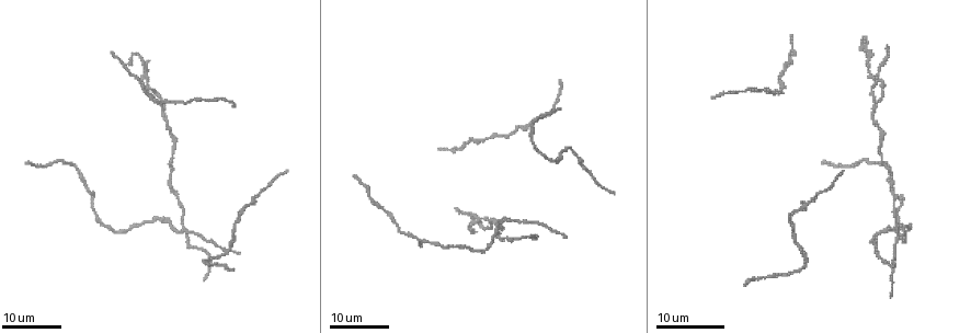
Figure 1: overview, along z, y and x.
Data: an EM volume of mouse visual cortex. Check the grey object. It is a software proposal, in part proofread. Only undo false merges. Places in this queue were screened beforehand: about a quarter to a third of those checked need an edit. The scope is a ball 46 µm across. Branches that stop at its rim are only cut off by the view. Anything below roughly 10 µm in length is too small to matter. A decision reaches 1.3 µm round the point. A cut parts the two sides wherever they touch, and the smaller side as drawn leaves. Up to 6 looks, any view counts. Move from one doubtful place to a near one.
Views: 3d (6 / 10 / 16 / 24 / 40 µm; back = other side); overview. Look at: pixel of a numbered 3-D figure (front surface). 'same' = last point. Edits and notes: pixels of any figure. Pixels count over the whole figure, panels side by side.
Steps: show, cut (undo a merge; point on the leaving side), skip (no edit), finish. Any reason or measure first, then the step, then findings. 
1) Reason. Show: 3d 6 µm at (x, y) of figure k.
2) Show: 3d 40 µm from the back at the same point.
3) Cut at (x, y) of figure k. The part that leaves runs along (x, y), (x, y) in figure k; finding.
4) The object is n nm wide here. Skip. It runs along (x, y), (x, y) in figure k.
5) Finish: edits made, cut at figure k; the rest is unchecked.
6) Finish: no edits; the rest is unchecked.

Sudden change in width. Show: 3d 16 µm at (873, 238) of figure 1.

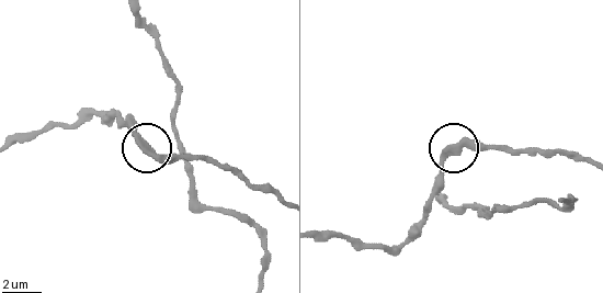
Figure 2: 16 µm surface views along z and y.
Show: 3d 6 µm at (148, 149) of figure 2.

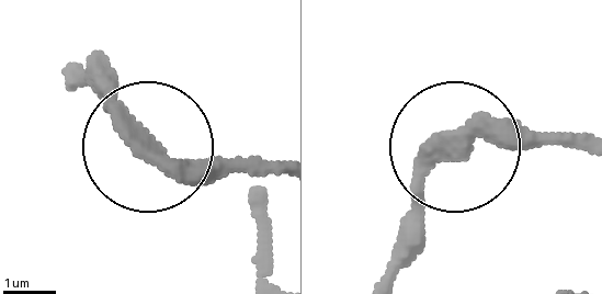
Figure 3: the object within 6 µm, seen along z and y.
Skip. One neuron here.

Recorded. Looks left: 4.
Thin neck. Show: 3d 24 µm at (206, 101) of figure 1.

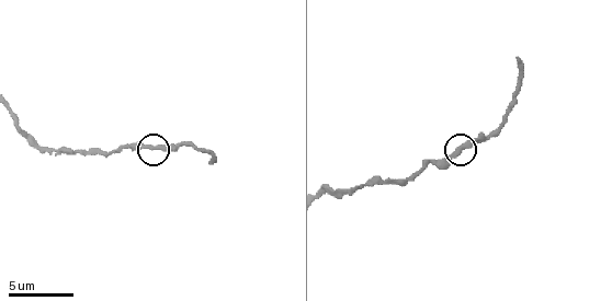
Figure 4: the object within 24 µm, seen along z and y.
Zoom in. Show: 3d 6 µm at (151, 148) of figure 4.

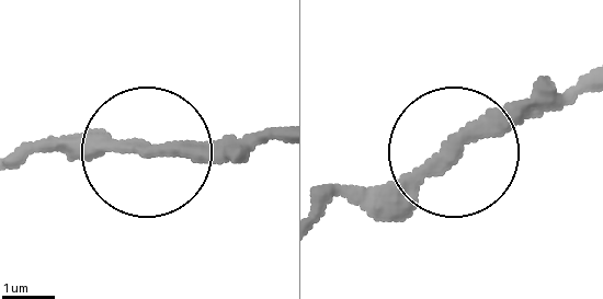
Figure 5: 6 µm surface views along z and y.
Skip. Continuous, no second neuron.

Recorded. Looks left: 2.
Show: 3d 16 µm at (229, 248) of figure 1.

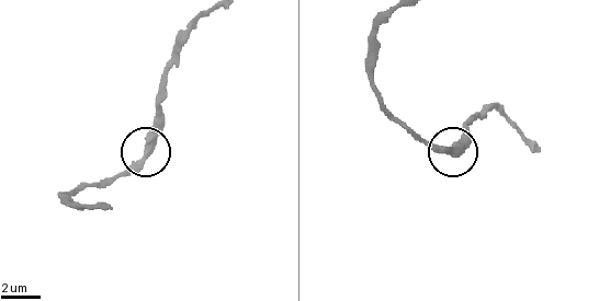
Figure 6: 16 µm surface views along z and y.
Show: 3d 6 µm at (456, 150) of figure 6.

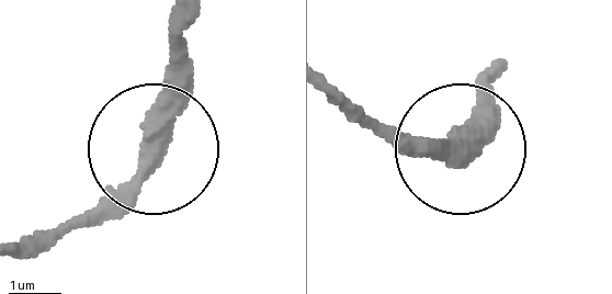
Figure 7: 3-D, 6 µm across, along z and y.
The object is 370 nm wide here. Skip. One neuron here.

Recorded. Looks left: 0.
Finish: no edits; the rest is unchecked.

